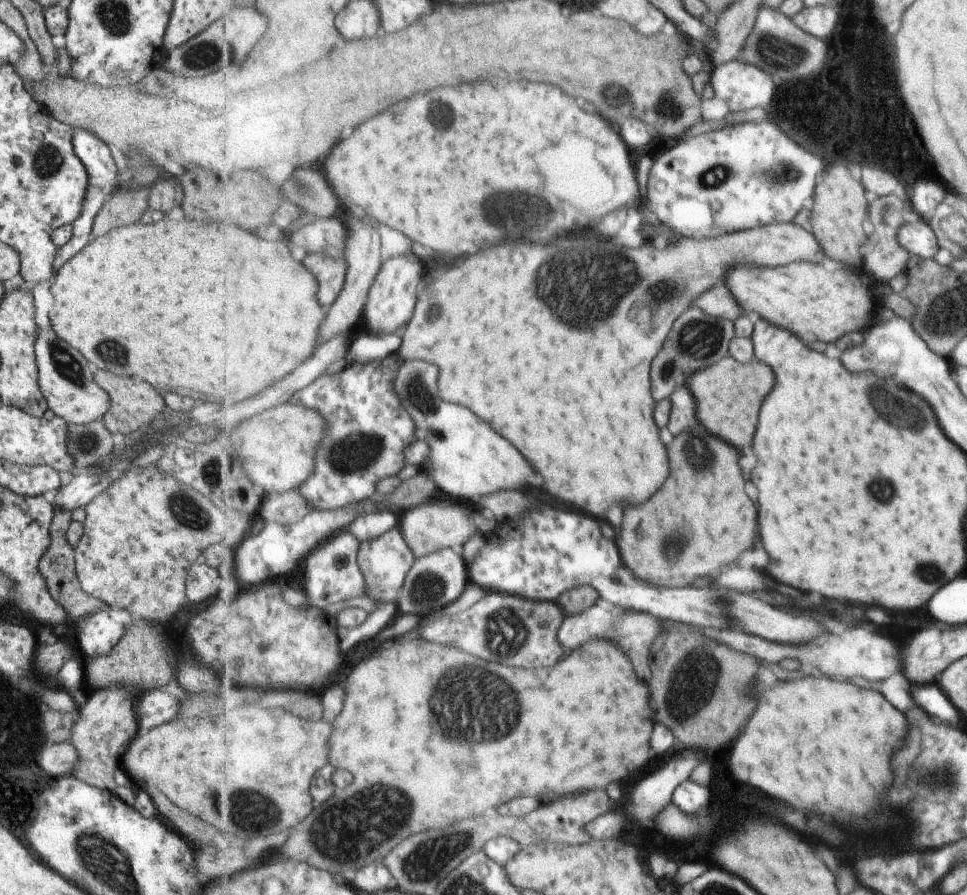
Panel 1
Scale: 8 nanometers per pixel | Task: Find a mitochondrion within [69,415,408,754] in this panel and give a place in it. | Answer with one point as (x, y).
(358, 451)

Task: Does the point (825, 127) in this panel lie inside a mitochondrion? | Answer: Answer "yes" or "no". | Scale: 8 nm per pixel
no

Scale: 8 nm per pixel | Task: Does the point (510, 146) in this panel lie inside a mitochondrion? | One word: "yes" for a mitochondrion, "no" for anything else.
no

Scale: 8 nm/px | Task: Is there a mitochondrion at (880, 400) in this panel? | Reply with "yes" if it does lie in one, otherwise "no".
yes

